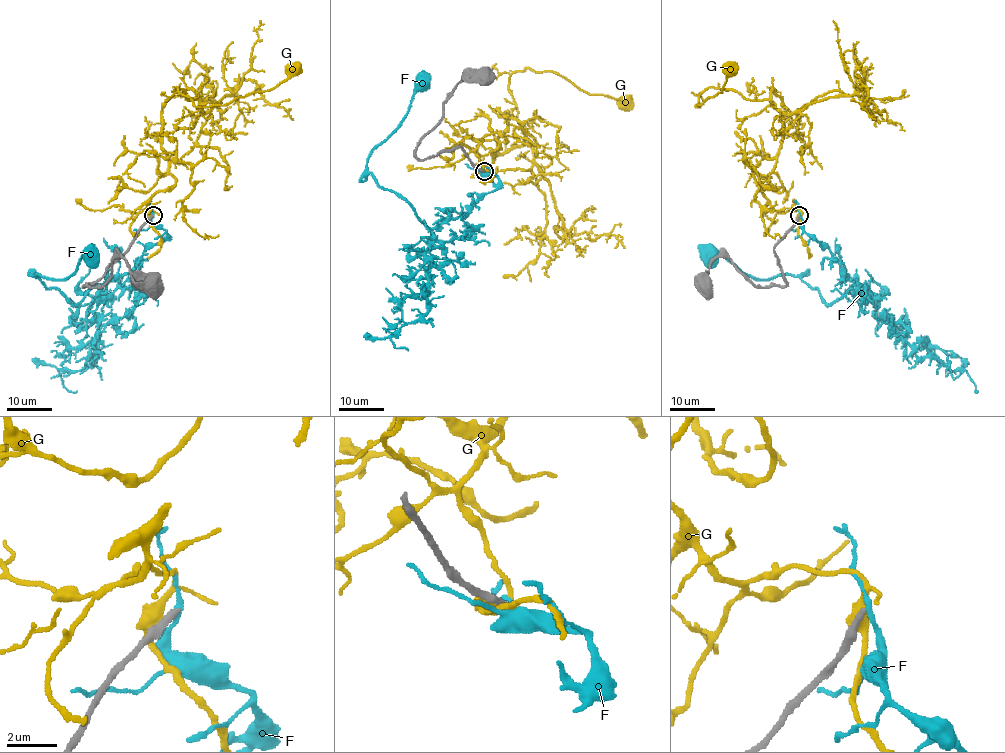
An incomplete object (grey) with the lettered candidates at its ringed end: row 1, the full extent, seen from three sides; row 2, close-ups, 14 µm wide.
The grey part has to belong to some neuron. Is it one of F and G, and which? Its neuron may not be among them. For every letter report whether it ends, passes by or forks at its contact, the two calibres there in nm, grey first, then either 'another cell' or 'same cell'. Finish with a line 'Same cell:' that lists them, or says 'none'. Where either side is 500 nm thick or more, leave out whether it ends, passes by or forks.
F: it passes by; 280 nm thick on the grey side, 180 nm on the other; another cell
G: it passes by; 440 nm thick on the grey side, 480 nm on the other; another cell
Same cell: none

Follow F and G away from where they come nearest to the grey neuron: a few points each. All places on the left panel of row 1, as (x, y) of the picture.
F: (152, 215), (162, 241), (74, 305), (35, 276), (65, 279), (88, 257)
G: (149, 218), (175, 181), (163, 105), (197, 98), (177, 87), (224, 105), (296, 68)

